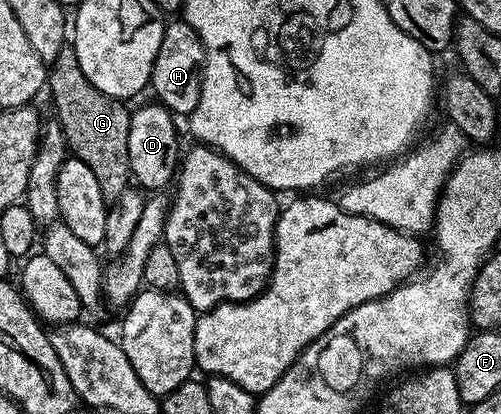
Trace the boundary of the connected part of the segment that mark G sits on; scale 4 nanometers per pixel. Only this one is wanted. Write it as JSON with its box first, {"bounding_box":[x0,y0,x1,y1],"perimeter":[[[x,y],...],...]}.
{"bounding_box":[46,45,133,201],"perimeter":[[[64,45],[61,53],[57,53],[57,57],[49,64],[46,90],[51,91],[54,118],[63,127],[70,154],[85,161],[85,165],[93,169],[101,185],[101,193],[108,201],[121,197],[121,193],[129,190],[133,183],[129,169],[131,111],[128,104],[101,93],[101,89],[97,89],[97,85],[85,77],[81,61],[77,61],[77,53],[71,45]]]}

